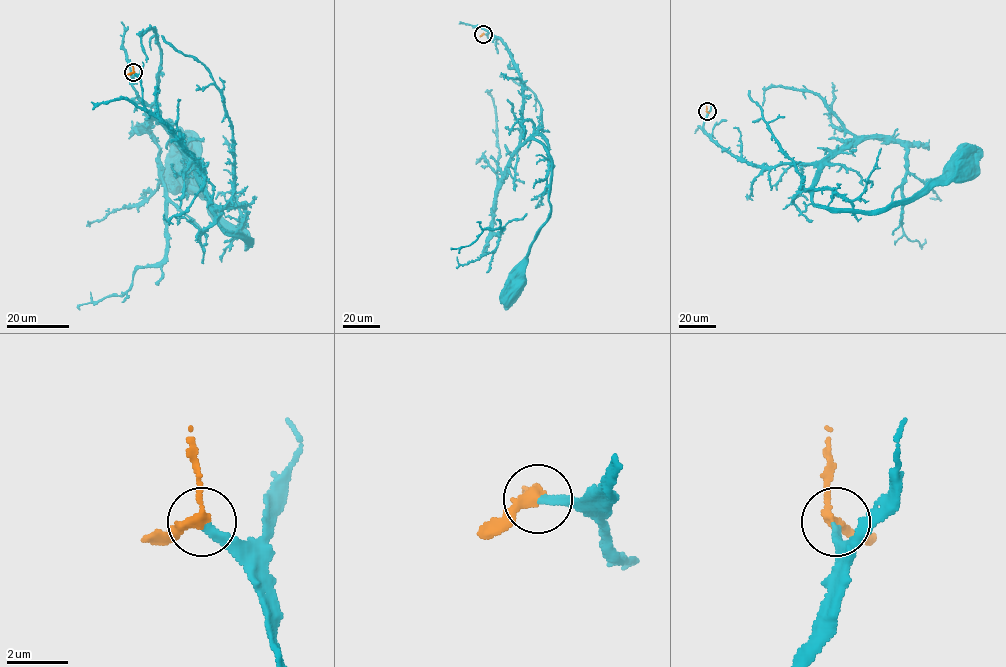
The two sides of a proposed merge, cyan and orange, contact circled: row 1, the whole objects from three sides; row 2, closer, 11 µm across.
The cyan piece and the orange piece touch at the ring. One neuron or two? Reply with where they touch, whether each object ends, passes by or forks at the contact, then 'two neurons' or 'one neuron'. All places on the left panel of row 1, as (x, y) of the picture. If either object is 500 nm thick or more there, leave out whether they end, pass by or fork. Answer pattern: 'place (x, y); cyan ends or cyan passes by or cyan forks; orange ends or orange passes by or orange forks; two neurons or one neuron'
place (133, 72); cyan ends; orange passes by; one neuron

